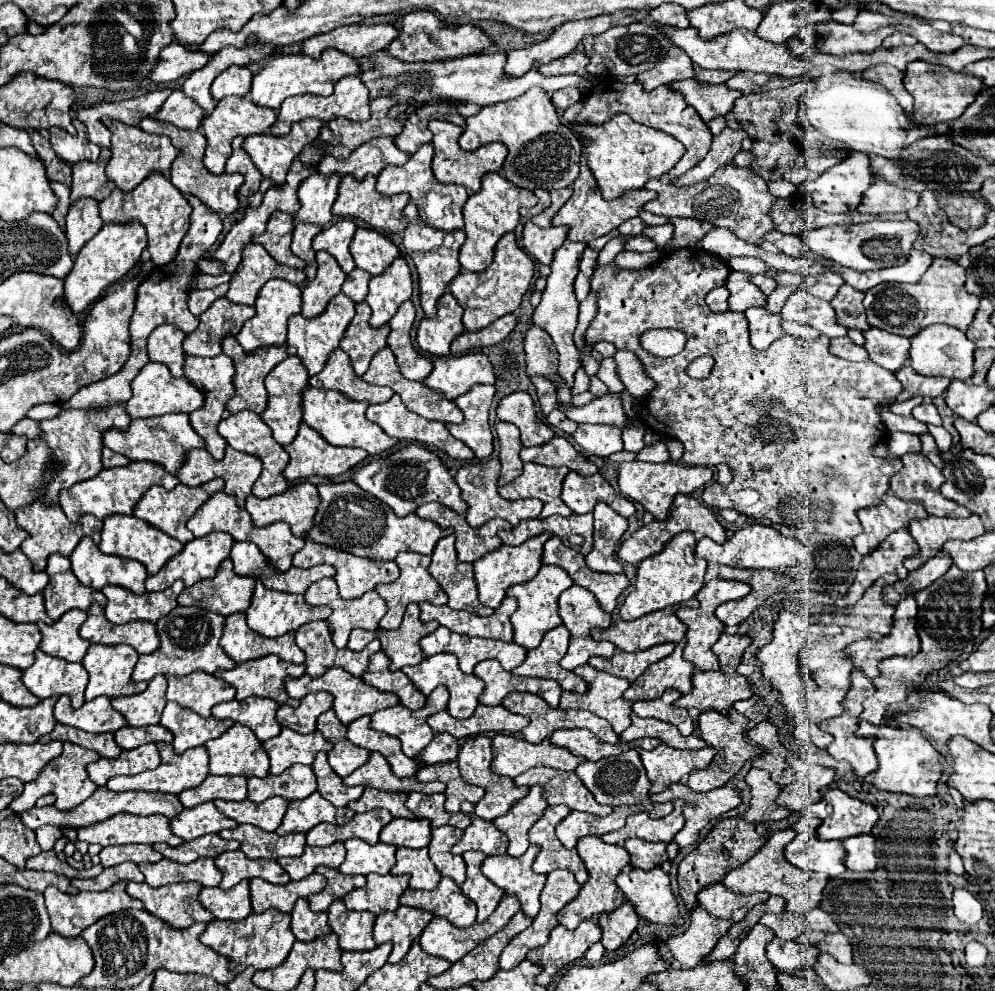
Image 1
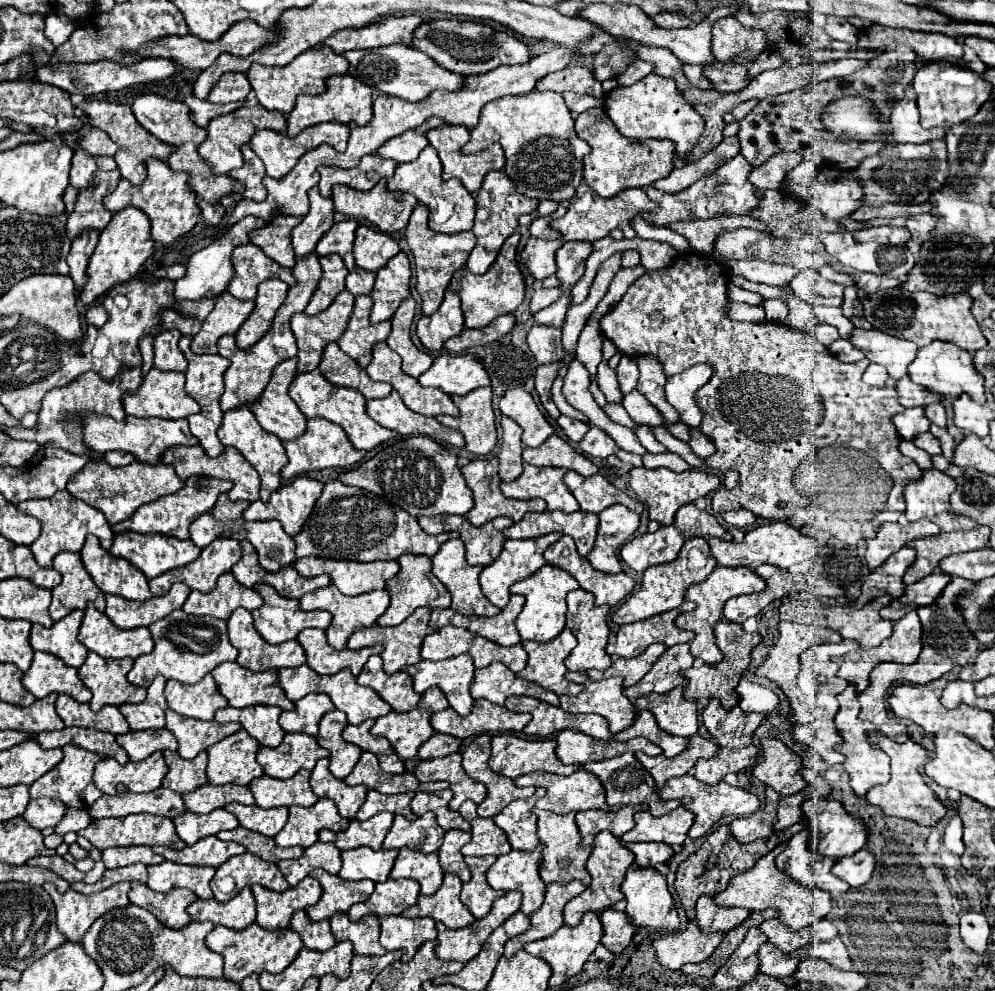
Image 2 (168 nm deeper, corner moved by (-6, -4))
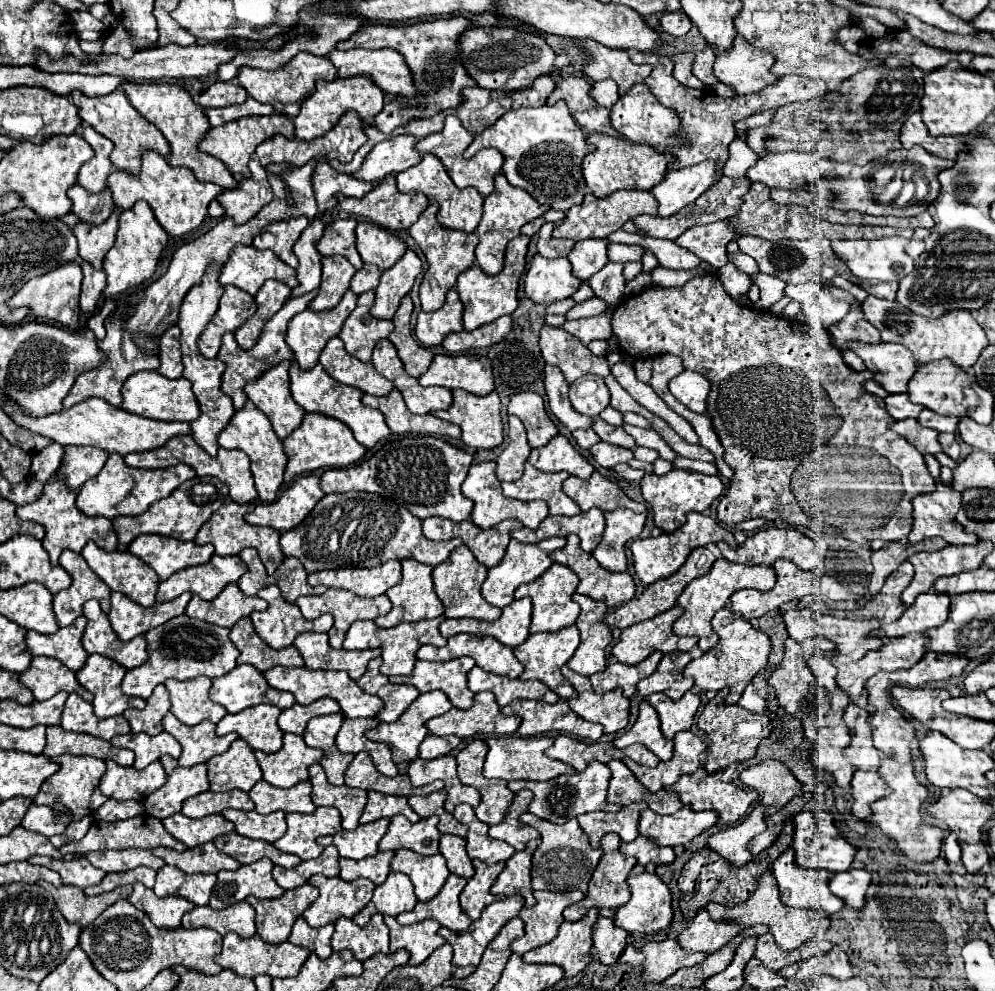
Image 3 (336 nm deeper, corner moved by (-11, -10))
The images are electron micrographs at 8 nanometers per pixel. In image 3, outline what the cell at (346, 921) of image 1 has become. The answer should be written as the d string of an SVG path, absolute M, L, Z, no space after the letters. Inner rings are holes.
M375 914L363 928L349 918L339 918L331 946L333 950L351 950L359 962L365 962L377 952L389 952L389 930L381 914Z

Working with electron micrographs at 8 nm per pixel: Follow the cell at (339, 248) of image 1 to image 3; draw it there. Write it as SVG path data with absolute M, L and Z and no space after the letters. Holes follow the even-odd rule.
M335 220L333 224L327 224L323 238L317 242L317 250L321 256L345 256L357 270L363 266L361 256L355 248L355 228L357 220Z

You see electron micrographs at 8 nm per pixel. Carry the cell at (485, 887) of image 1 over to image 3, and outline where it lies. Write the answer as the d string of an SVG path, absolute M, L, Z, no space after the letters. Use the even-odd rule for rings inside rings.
M473 860L473 868L475 868L475 876L467 882L467 886L461 892L461 908L463 912L471 918L471 920L479 920L481 912L495 902L497 898L491 894L491 886L495 882L495 878L501 874L501 870L505 868L505 862L501 864L485 864L479 860Z

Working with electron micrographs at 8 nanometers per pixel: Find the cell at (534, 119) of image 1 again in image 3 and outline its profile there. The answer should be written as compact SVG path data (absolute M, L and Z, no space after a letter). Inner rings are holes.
M559 100L553 106L543 104L539 108L517 108L517 110L511 110L507 114L503 114L491 128L487 128L487 130L483 130L481 134L475 136L475 140L469 144L469 148L465 150L463 156L471 158L481 148L499 150L503 154L503 158L505 158L503 174L509 180L509 184L523 188L539 204L547 204L549 208L567 212L571 206L583 202L587 184L585 184L585 178L583 178L583 172L581 172L581 164L583 164L585 154L589 152L589 144L585 142L585 136L583 136L581 128L573 120L573 116L571 116L571 112L569 112L569 108L567 108L567 104L563 100Z

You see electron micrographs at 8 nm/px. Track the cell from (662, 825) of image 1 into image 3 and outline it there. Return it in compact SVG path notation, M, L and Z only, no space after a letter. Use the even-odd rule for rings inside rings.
M683 806L671 816L657 816L653 810L643 810L639 818L639 834L659 846L689 844L695 836L717 822L715 812L693 812Z

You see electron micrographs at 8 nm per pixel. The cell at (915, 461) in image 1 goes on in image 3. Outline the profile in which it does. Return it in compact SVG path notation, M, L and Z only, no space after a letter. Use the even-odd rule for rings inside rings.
M941 486L931 494L919 494L913 498L913 530L909 534L909 542L915 544L925 538L941 536L949 544L975 544L979 538L971 532L965 532L959 522L955 522L955 514L961 508L961 494L957 490L951 490L951 486Z

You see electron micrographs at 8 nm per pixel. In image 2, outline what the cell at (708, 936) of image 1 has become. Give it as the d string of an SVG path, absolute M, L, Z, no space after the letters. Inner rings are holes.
M694 922L688 924L684 932L668 934L652 942L656 950L656 958L662 966L670 970L680 970L688 962L702 962L706 960L714 948L722 942L722 932L702 934Z

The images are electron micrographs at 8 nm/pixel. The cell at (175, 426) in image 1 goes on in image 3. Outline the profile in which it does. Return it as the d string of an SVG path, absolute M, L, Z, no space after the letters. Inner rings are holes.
M89 398L87 402L79 402L71 408L63 408L61 412L49 414L45 418L31 418L27 414L23 414L23 410L19 406L9 406L9 404L1 404L1 406L15 424L19 424L31 432L37 432L41 436L47 436L61 446L67 446L67 444L69 446L95 446L95 448L105 450L107 454L117 452L119 456L127 456L131 452L157 450L175 436L193 436L191 426L187 422L149 420L149 418L131 414L127 410L107 406L107 402L103 402L99 398Z

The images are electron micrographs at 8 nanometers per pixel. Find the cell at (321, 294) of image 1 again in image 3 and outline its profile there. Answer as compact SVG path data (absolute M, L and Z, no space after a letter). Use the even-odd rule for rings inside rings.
M343 256L323 258L323 278L319 294L309 304L313 312L325 312L339 304L341 296L349 290L349 282L357 270Z

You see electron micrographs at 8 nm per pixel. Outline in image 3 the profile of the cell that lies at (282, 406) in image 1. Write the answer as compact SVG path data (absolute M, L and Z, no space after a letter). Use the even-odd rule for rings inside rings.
M285 360L243 388L247 398L271 420L281 440L285 440L305 416L305 410L297 406L289 392L289 368L291 360Z

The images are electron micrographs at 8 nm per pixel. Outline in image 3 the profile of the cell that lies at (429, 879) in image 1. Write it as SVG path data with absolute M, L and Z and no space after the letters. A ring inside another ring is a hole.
M397 850L391 860L391 870L403 872L411 878L415 894L421 902L435 898L449 876L449 868L441 854L421 856L413 850Z

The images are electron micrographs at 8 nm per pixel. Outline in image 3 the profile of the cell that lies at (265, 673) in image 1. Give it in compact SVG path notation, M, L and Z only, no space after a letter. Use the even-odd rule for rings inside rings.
M235 666L227 676L215 678L211 686L211 700L225 706L229 714L241 712L249 706L257 706L257 700L263 702L273 702L281 710L291 708L295 704L295 696L291 692L275 692L275 700L267 698L269 684L261 672L257 672L253 666ZM293 700L293 702L285 702Z

